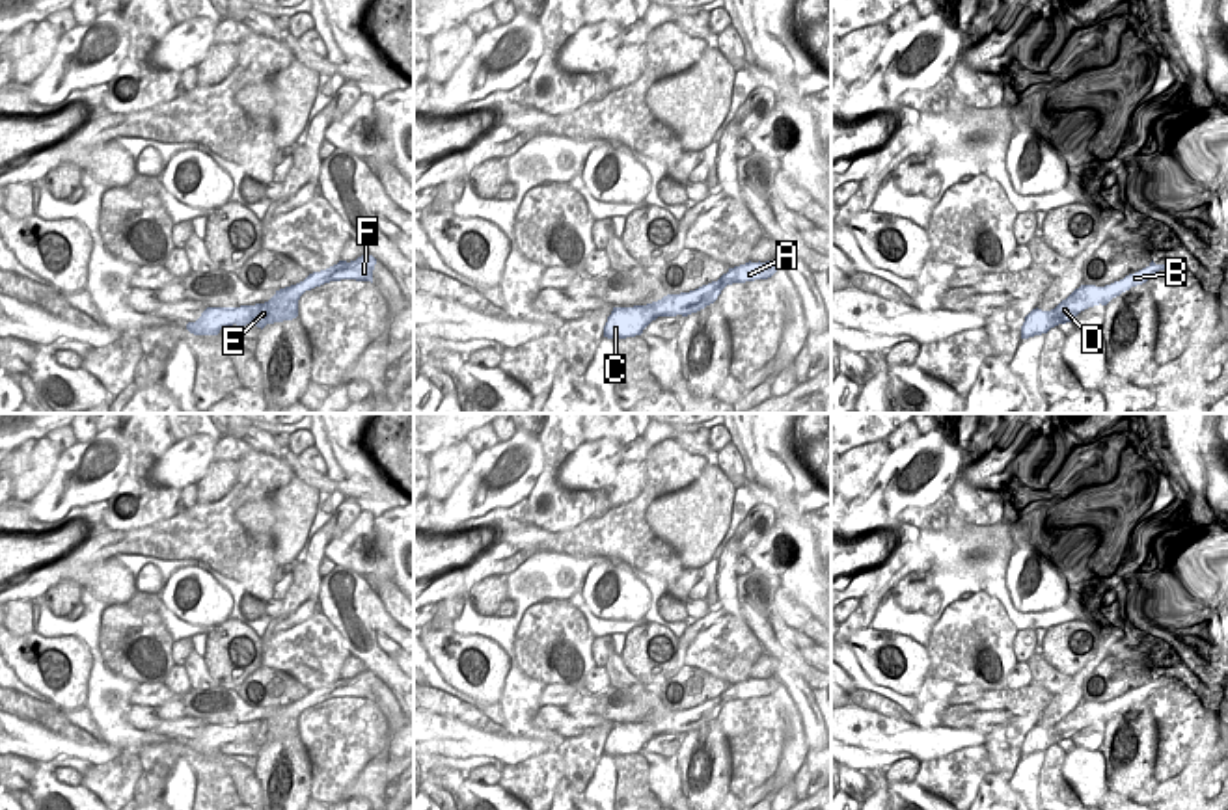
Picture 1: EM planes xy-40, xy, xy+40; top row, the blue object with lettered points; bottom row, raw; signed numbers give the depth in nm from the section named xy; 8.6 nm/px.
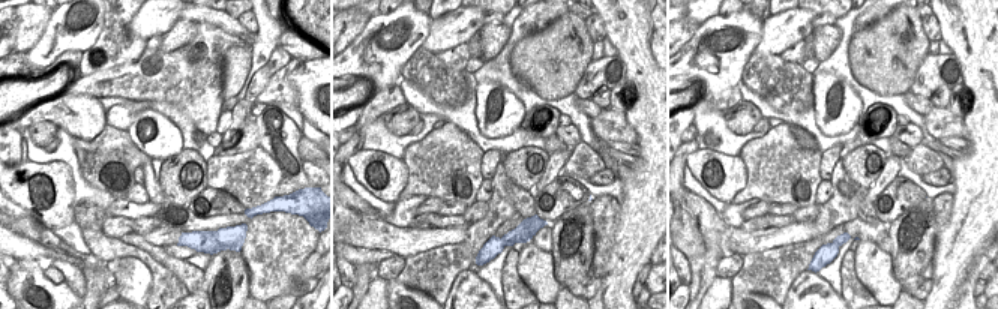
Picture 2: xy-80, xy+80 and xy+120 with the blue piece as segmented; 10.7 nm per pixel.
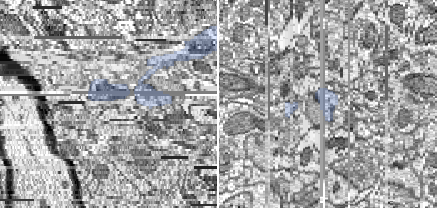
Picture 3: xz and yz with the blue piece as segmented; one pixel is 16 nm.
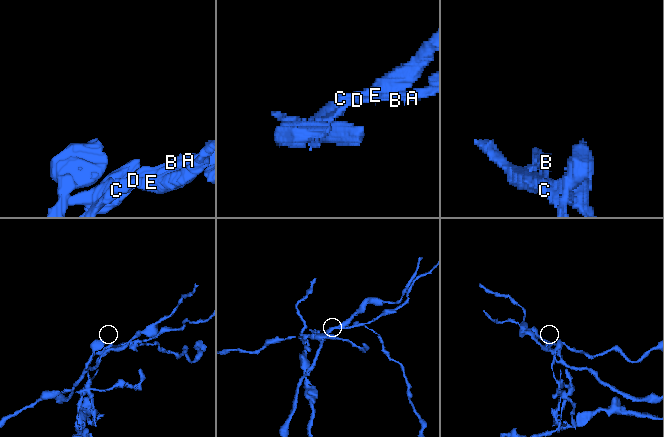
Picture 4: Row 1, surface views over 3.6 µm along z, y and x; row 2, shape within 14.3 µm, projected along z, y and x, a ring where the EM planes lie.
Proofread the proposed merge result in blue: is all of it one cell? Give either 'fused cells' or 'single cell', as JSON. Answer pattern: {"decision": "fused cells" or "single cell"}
{"decision": "fused cells"}

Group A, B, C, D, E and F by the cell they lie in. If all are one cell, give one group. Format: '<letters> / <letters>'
A B D F / C E

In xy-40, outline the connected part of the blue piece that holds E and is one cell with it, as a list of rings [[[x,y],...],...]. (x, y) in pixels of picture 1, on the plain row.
[[[281,717],[272,722],[255,721],[240,724],[207,724],[196,739],[188,739],[186,747],[194,752],[218,752],[225,743],[257,743],[293,737],[298,734],[296,717]]]

